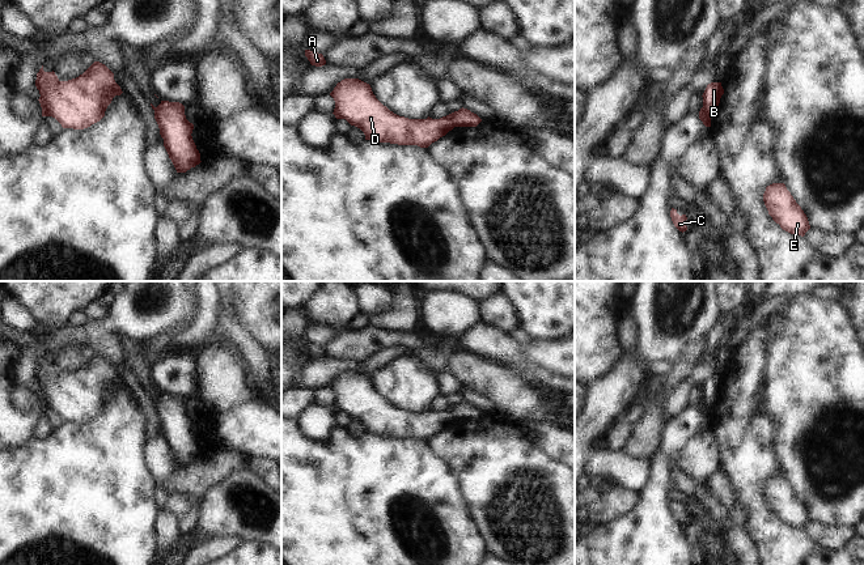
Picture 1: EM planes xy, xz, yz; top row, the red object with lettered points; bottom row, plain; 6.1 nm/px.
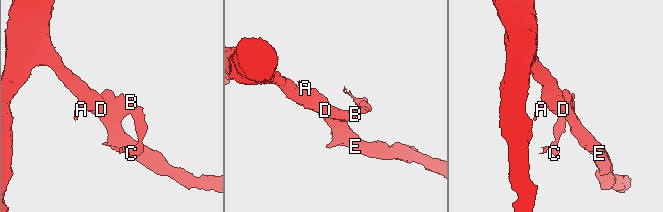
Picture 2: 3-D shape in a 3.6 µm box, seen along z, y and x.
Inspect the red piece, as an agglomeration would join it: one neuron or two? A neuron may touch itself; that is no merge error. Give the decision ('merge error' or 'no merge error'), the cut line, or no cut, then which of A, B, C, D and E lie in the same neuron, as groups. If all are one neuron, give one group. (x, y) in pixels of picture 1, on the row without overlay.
merge error; cut xz (448, 408), (456, 419); groups A B D E / C

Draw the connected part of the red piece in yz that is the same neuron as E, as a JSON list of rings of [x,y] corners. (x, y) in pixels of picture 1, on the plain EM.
[[[772,476],[766,480],[763,494],[772,513],[793,528],[804,530],[810,522],[801,500],[796,496],[784,476]]]

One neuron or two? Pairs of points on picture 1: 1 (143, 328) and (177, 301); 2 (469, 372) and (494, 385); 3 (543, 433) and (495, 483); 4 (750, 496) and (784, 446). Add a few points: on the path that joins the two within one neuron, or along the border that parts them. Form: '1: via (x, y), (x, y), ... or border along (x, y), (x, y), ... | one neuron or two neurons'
1: via (151, 321), (169, 306) | one neuron
2: via (475, 372), (487, 378) | one neuron
3: border along (509, 424), (517, 424), (550, 457), (559, 461) | two neurons
4: border along (774, 427), (774, 453), (783, 475) | two neurons

